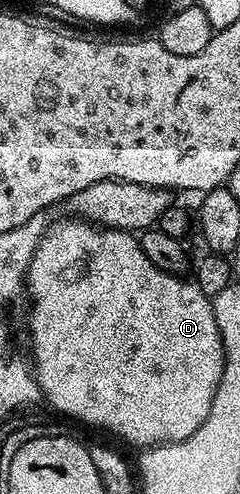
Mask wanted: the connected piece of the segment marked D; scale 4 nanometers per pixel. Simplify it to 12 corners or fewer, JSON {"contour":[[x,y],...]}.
{"contour":[[135,232],[28,264],[45,402],[132,445],[213,416],[212,302]]}

